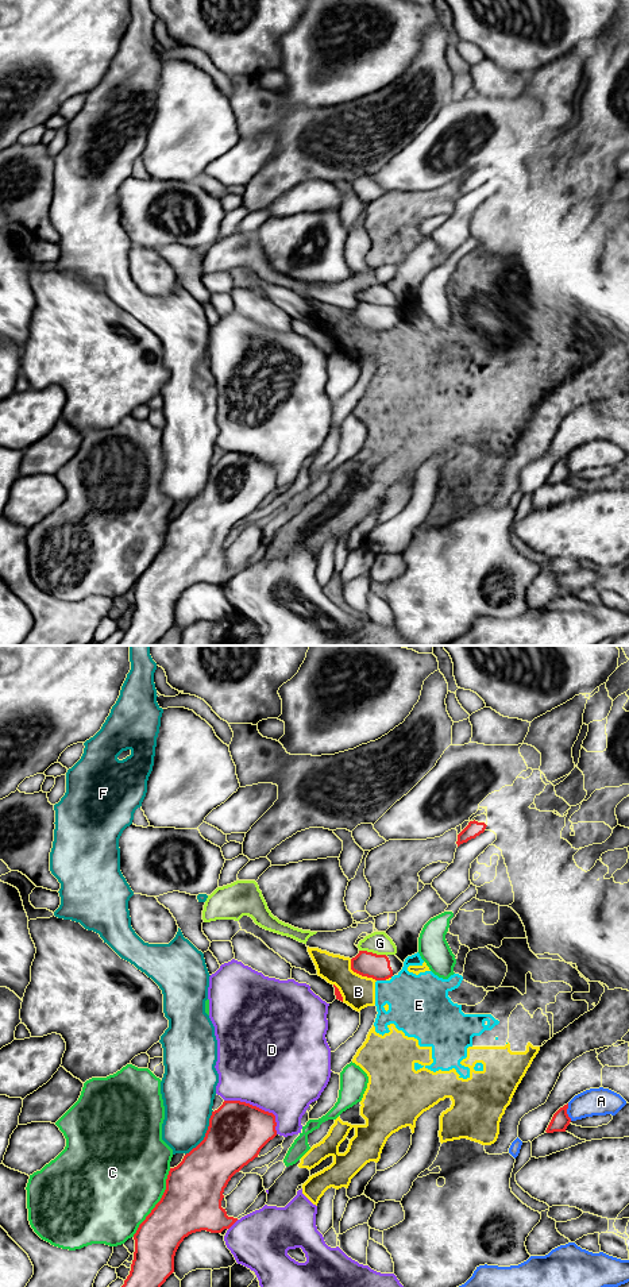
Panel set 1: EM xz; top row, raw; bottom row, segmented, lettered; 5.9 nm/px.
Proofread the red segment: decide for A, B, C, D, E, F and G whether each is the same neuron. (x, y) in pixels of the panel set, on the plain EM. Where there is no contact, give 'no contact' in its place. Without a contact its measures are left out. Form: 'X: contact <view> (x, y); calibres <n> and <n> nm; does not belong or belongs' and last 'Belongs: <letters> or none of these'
A: contact xz (566, 463); calibres 110 and 160 nm; does not belong
B: contact xz (359, 326); calibres 150 and 200 nm; does not belong
C: contact xz (158, 554); calibres 360 and 480 nm; does not belong
D: contact xz (258, 459); calibres 340 and 500 nm; does not belong
E: contact xz (381, 331); calibres 150 and 340 nm; does not belong
F: contact xz (205, 485); calibres 340 and 300 nm; does not belong
G: contact xz (371, 304); calibres 150 and 140 nm; does not belong
Belongs: none of these

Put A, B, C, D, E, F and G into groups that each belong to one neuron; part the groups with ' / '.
A / B E / C / D / F / G

